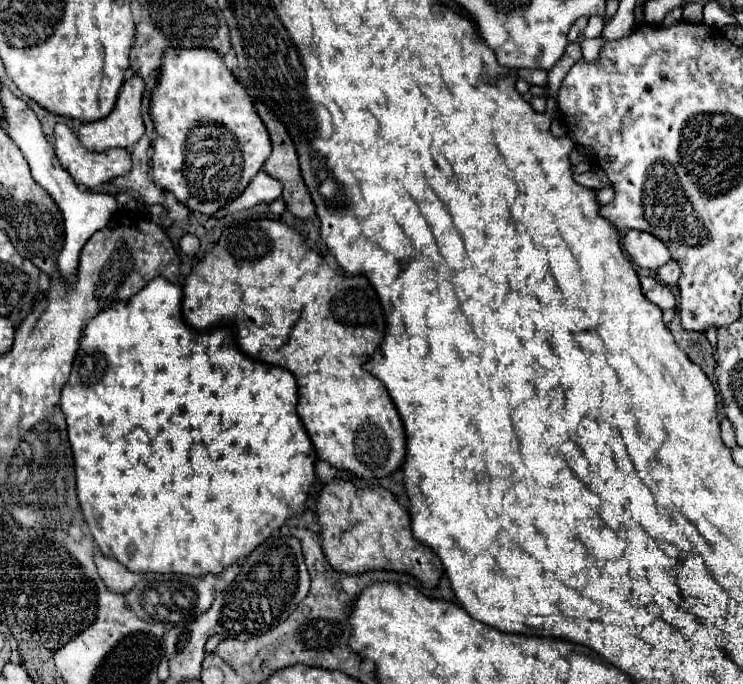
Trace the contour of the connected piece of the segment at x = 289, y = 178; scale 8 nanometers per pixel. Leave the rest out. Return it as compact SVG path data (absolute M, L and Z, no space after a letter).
M256 102L256 112L258 112L258 116L262 118L264 126L268 128L268 134L270 134L270 140L272 140L272 154L270 154L270 158L268 158L266 164L264 164L264 170L266 170L272 178L276 178L276 180L282 184L282 188L284 188L282 200L286 202L286 208L288 208L296 218L300 218L300 220L314 220L314 218L316 218L314 204L312 204L312 198L310 198L310 194L308 194L308 190L306 190L306 186L304 186L304 180L302 180L302 176L300 176L298 156L296 156L294 144L292 144L292 140L290 140L286 128L282 126L282 122L276 120L276 116L274 116L264 104Z

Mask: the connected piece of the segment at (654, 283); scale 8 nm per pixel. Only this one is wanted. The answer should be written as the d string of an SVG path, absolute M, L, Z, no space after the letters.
M644 276L644 278L640 278L640 282L642 282L642 292L644 292L644 296L646 296L650 302L658 304L662 310L676 306L676 300L674 300L672 290L670 290L668 286L660 284L656 278Z

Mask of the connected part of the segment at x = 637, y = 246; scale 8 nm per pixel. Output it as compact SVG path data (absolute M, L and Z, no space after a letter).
M630 230L624 236L624 248L632 256L634 264L638 264L640 268L658 270L672 260L666 244L648 232Z

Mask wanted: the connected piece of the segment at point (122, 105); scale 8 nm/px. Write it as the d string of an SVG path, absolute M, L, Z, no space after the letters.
M132 76L130 80L126 80L120 88L116 106L110 112L110 116L98 122L82 124L82 128L78 130L78 140L82 142L82 146L92 152L102 152L108 148L132 148L144 134L144 122L142 122L142 112L140 112L142 92L144 92L144 80L140 76Z

